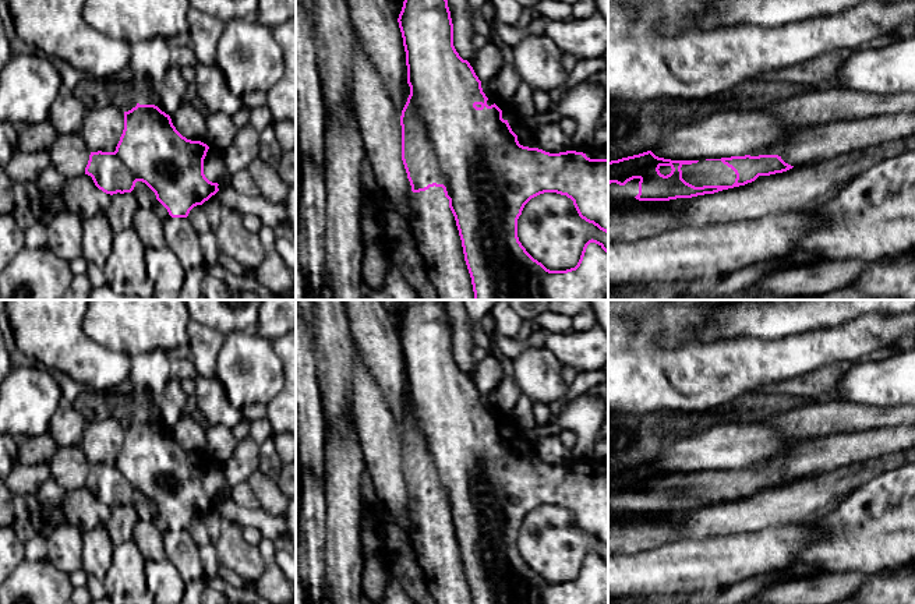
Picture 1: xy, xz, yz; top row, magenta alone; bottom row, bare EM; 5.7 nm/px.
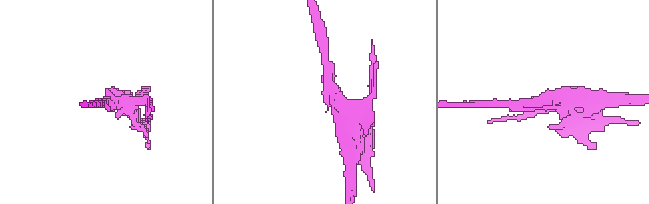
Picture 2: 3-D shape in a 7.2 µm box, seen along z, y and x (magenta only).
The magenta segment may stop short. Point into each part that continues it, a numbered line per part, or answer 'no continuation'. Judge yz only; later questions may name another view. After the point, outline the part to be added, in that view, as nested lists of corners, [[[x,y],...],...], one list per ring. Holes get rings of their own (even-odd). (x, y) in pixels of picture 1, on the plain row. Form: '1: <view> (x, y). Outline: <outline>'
no continuation

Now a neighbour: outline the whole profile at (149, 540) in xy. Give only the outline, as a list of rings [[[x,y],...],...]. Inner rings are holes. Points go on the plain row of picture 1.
[[[139,520],[133,533],[133,540],[146,561],[162,561],[166,558],[163,548],[163,533],[153,522]]]

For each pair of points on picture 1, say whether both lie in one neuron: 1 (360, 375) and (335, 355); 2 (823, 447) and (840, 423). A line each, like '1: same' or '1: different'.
1: different
2: different

